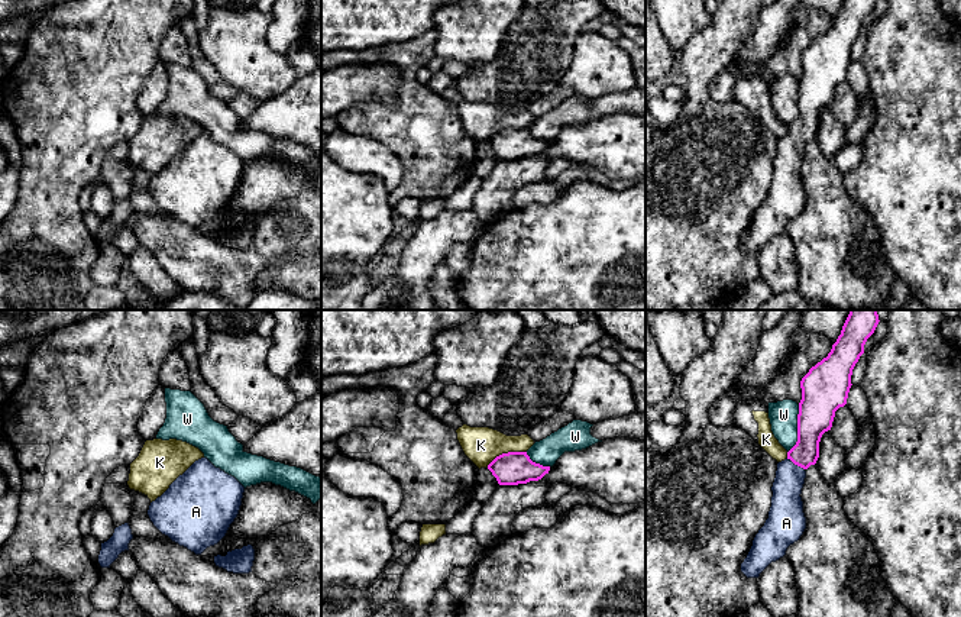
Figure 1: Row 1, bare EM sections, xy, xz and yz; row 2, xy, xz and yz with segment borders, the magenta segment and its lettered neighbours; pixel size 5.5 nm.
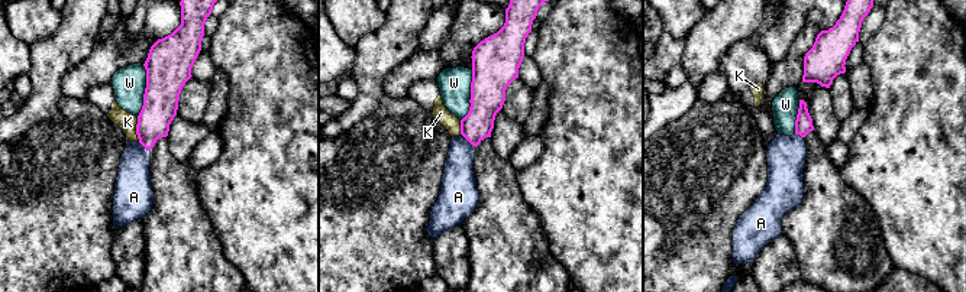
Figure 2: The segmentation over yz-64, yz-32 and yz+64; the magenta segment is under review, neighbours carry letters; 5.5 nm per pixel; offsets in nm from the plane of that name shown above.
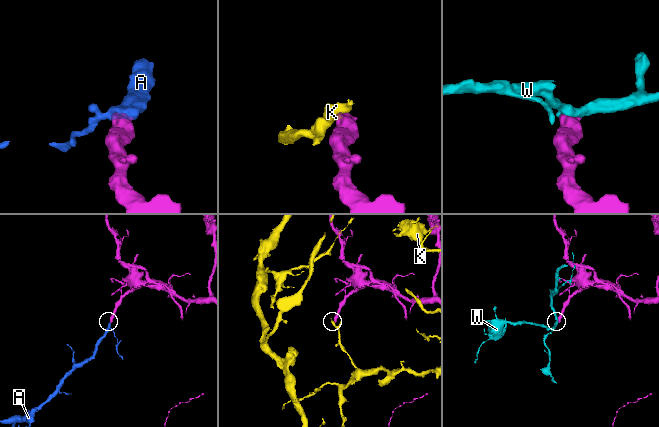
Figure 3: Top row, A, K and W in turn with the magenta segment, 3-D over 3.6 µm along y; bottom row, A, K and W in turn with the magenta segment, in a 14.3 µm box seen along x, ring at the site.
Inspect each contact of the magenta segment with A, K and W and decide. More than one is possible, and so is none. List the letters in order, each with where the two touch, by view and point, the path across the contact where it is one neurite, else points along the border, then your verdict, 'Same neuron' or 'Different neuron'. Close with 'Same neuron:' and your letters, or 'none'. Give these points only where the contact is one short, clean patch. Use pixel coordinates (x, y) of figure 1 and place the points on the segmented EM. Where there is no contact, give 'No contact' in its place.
A: Touches magenta at yz (795, 464). Path across: yz (812, 423), (806, 451), (795, 464), (786, 488), (786, 507). Same neuron
K: Touches magenta at xz (505, 454). Boundary: xz (526, 451), (502, 452), (487, 467). Different neuron
W: Touches magenta at yz (798, 429). Different neuron
Same neuron: A

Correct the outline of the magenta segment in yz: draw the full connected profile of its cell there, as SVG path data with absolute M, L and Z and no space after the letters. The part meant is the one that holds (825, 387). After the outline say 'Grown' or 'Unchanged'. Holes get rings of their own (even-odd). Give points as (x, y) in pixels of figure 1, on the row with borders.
M850 310L828 356L802 378L797 442L787 452L787 458L777 463L769 519L741 563L741 572L747 578L758 578L803 534L806 517L800 494L806 469L816 463L821 437L831 430L835 411L847 404L852 369L879 322L877 310Z. Grown

